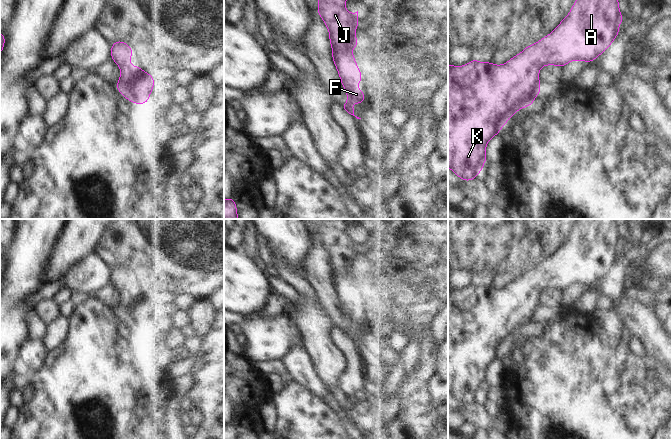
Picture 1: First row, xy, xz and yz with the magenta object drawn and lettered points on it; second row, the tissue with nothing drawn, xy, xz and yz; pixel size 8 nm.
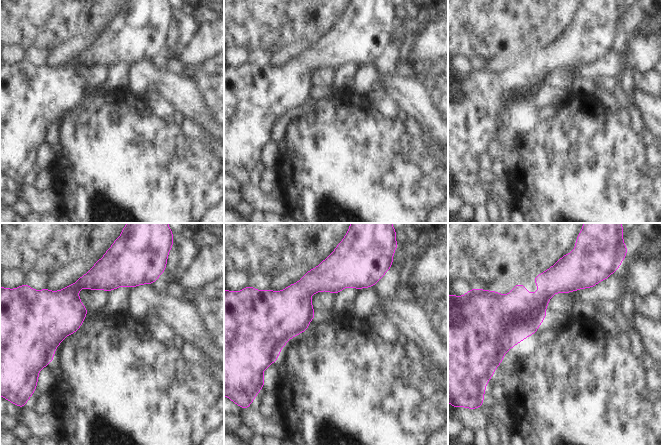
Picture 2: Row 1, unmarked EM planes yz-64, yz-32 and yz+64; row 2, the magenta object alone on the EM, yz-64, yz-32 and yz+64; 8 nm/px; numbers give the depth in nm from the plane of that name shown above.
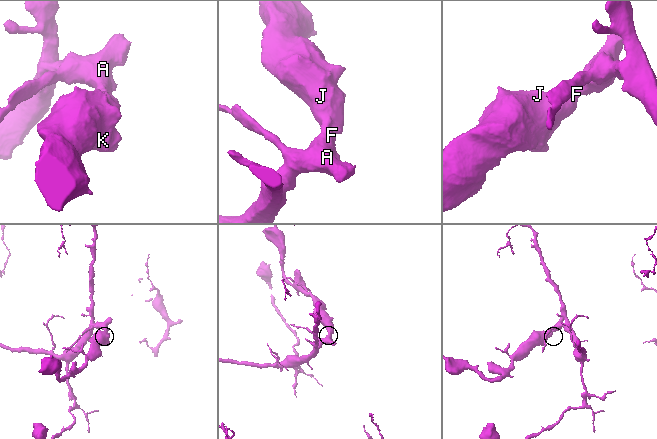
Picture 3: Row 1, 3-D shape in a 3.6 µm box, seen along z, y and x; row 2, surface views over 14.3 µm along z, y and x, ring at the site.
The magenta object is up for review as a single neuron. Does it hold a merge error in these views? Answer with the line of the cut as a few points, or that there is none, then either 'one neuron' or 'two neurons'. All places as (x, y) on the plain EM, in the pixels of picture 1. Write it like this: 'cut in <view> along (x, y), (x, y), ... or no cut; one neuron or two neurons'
no cut; one neuron

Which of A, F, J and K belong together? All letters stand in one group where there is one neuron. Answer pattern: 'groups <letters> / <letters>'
groups A F J K

